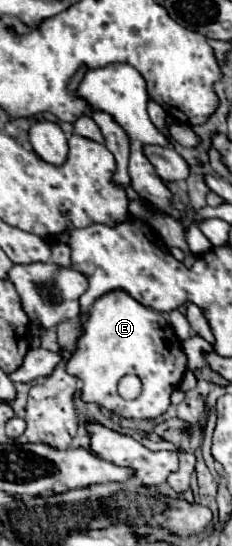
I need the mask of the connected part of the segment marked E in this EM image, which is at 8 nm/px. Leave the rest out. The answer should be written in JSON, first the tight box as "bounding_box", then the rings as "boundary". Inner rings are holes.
{"bounding_box":[67,289,187,419],"boundary":[[[115,289],[93,303],[83,329],[85,333],[77,343],[77,351],[67,363],[67,371],[83,379],[83,399],[95,401],[121,417],[151,419],[161,415],[171,403],[169,395],[179,387],[187,363],[181,339],[165,317],[159,311],[133,301],[123,289]],[[127,373],[133,373],[143,381],[143,393],[135,401],[117,397],[117,383]]]}

